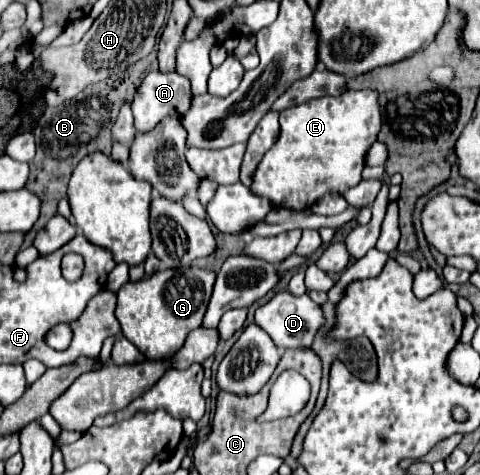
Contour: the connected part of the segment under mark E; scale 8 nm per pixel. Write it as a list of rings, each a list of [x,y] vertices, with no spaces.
[[[363,89],[363,91],[345,91],[339,97],[319,97],[289,107],[279,115],[279,123],[281,123],[279,139],[261,159],[251,183],[251,193],[267,199],[273,207],[303,211],[309,209],[325,193],[343,195],[349,187],[355,187],[355,183],[363,179],[361,171],[365,167],[365,155],[369,147],[377,141],[377,133],[381,129],[379,95],[377,91]]]

